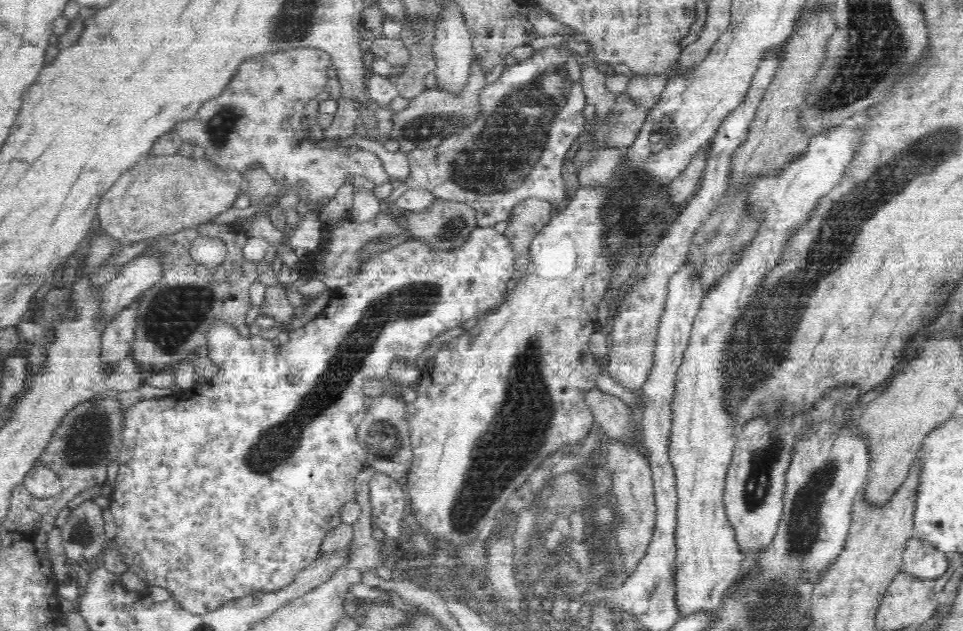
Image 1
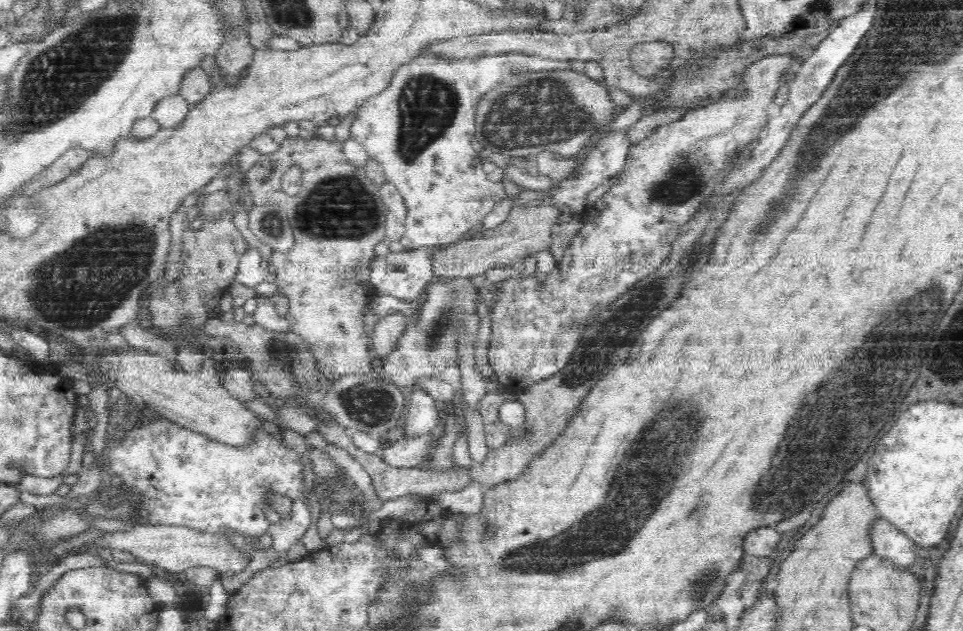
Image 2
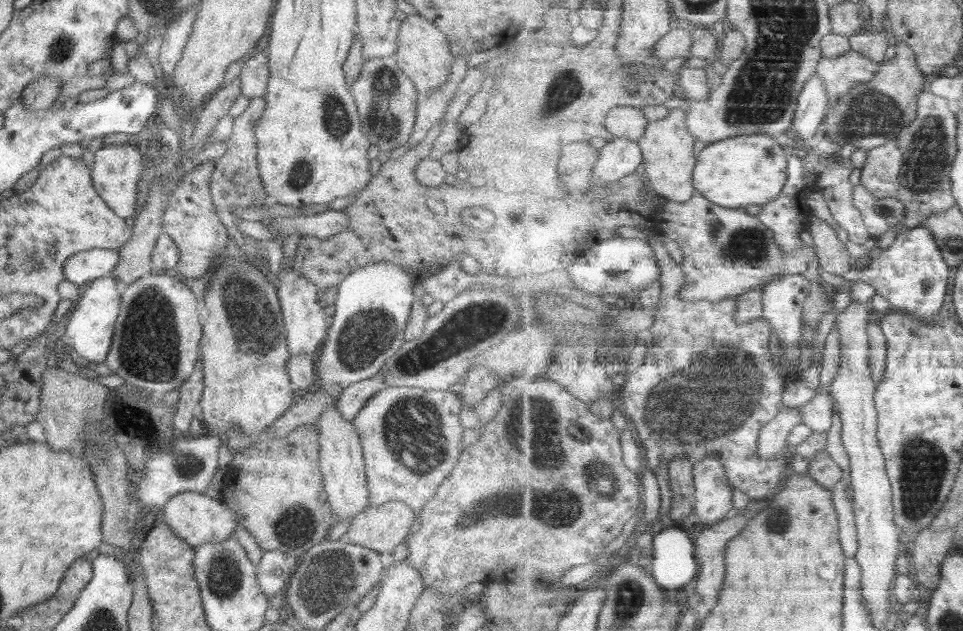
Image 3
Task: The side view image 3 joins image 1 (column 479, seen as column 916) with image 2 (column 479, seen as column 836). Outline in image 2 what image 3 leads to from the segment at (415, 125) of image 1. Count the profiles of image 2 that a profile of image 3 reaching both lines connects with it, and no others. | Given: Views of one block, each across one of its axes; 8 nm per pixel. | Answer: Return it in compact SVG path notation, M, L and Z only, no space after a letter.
M571 68L530 71L511 80L500 81L494 90L482 97L475 114L475 139L488 152L503 154L506 158L532 158L546 150L560 157L576 157L584 146L608 131L617 115L624 110L625 107L612 101L607 85L590 79L584 72L576 72Z

